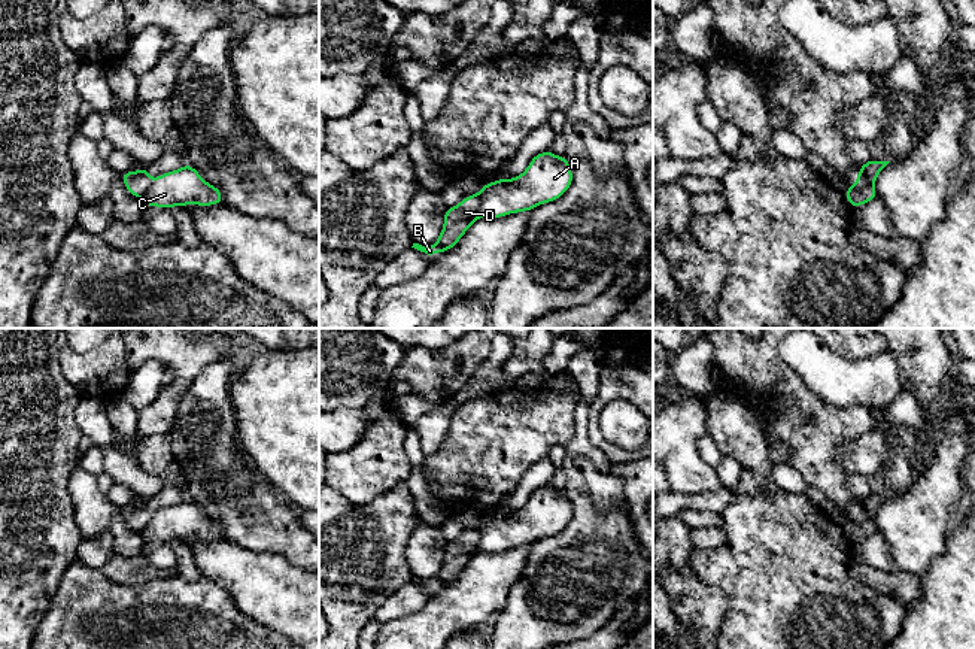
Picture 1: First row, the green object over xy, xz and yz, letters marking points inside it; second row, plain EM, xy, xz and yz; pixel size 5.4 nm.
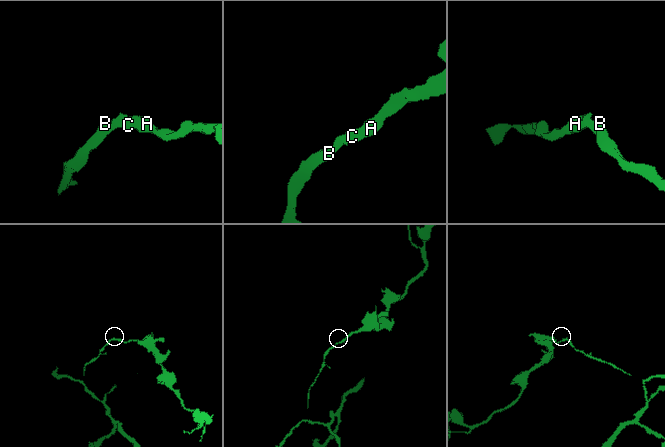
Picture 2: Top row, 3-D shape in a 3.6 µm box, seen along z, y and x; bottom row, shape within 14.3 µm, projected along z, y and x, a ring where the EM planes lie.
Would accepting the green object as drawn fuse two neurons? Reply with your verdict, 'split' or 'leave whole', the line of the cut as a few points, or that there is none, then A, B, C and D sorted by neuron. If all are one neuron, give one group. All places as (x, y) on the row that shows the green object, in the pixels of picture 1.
split; cut xz (477, 194), (480, 215); groups A C / B D

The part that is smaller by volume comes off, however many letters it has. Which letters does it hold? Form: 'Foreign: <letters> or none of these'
Foreign: B, D

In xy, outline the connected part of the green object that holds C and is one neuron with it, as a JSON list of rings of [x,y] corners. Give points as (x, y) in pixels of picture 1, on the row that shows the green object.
[[[191,164],[155,178],[142,200],[145,206],[167,209],[185,204],[224,203],[221,189],[207,184]]]

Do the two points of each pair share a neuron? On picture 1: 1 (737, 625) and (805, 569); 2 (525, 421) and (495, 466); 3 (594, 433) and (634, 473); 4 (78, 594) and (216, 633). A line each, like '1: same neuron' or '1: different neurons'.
1: same neuron
2: same neuron
3: different neurons
4: same neuron

